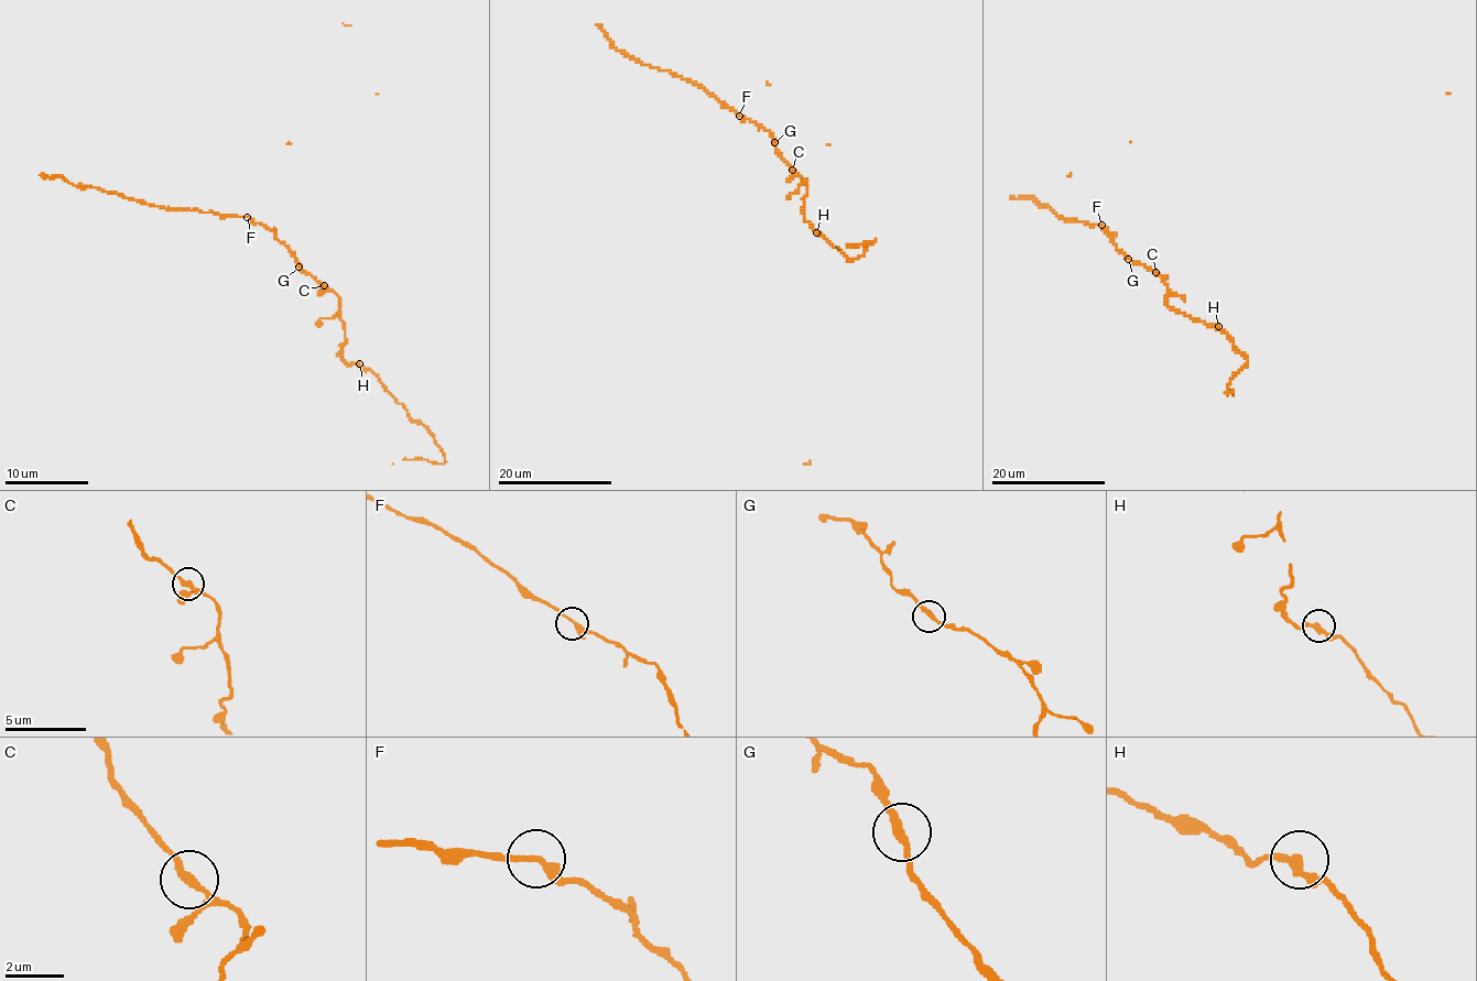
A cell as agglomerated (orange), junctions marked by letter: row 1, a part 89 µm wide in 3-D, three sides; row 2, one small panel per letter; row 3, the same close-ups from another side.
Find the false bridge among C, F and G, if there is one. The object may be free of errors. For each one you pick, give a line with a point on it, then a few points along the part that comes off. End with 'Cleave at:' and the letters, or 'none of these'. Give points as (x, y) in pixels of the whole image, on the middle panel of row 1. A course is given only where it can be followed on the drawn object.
Cleave at: none of these

